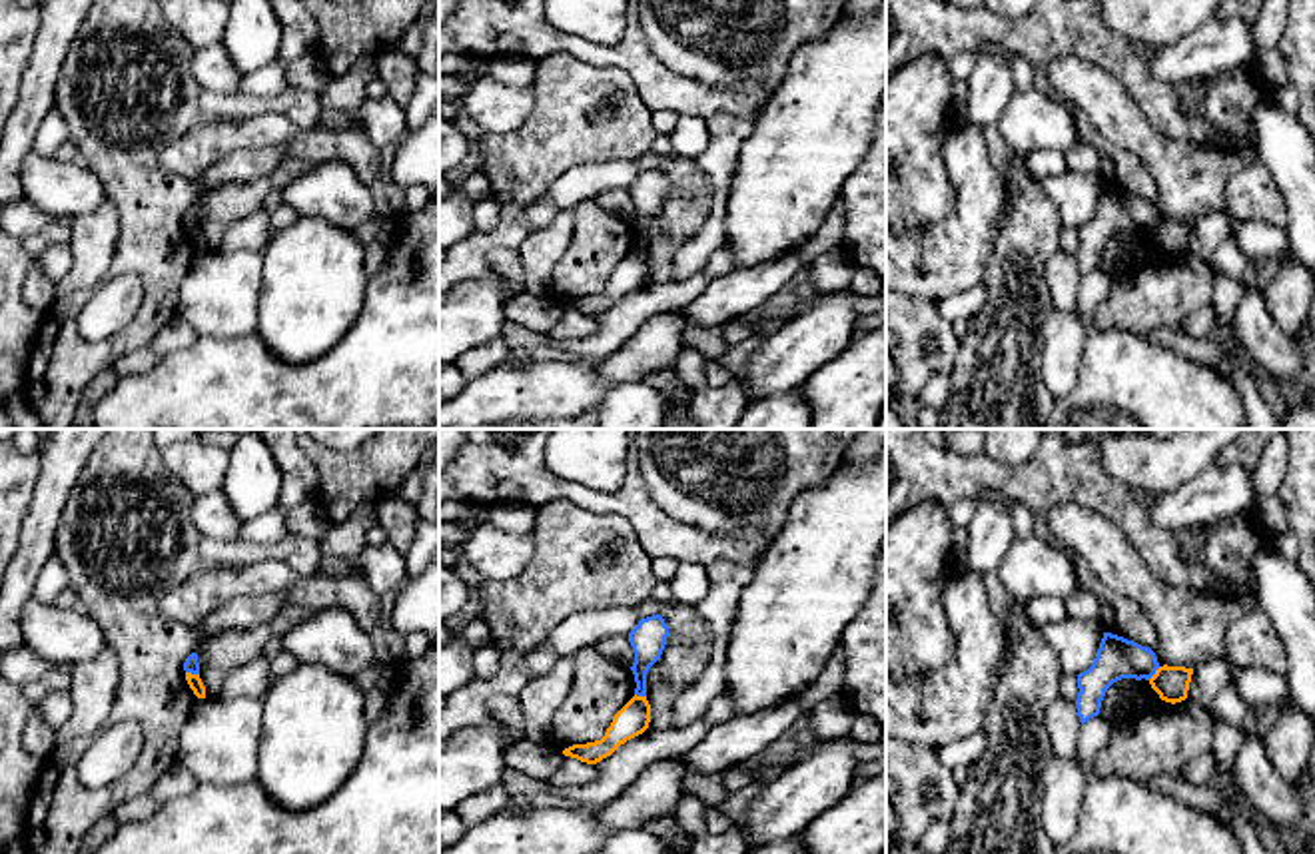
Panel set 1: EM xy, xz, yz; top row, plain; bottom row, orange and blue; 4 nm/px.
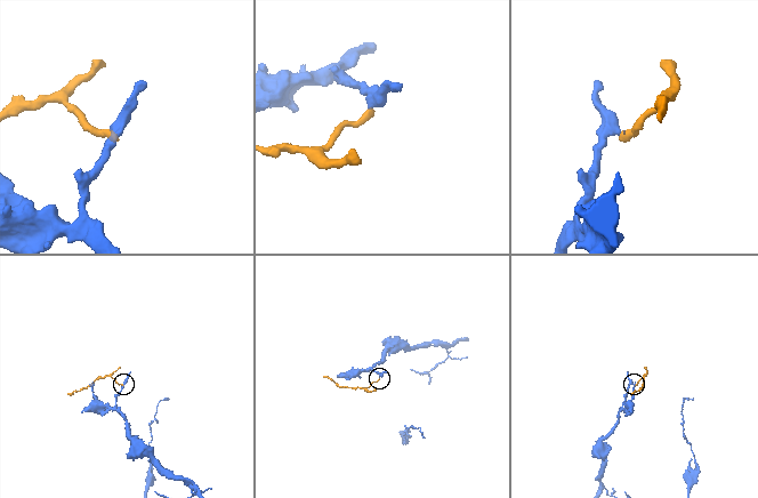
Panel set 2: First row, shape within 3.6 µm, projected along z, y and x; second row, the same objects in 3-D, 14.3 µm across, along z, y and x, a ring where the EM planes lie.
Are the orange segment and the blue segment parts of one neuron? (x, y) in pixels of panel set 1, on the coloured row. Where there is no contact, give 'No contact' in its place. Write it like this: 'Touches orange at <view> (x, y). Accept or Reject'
Touches orange at xy (190, 673). Reject

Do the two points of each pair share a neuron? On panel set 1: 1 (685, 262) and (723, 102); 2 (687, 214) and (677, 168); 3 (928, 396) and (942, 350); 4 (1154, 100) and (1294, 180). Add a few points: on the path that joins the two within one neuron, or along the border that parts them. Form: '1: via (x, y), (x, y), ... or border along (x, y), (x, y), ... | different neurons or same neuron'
1: border along (755, 116), (713, 114), (707, 120) | different neurons
2: via (687, 202), (687, 180) | same neuron
3: border along (948, 370), (936, 372), (918, 396) | different neurons
4: border along (1258, 104), (1252, 116), (1252, 150) | different neurons

